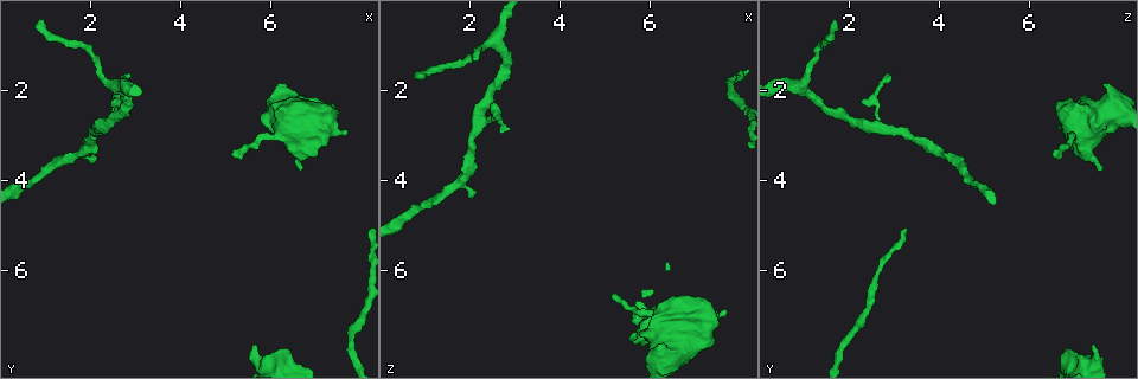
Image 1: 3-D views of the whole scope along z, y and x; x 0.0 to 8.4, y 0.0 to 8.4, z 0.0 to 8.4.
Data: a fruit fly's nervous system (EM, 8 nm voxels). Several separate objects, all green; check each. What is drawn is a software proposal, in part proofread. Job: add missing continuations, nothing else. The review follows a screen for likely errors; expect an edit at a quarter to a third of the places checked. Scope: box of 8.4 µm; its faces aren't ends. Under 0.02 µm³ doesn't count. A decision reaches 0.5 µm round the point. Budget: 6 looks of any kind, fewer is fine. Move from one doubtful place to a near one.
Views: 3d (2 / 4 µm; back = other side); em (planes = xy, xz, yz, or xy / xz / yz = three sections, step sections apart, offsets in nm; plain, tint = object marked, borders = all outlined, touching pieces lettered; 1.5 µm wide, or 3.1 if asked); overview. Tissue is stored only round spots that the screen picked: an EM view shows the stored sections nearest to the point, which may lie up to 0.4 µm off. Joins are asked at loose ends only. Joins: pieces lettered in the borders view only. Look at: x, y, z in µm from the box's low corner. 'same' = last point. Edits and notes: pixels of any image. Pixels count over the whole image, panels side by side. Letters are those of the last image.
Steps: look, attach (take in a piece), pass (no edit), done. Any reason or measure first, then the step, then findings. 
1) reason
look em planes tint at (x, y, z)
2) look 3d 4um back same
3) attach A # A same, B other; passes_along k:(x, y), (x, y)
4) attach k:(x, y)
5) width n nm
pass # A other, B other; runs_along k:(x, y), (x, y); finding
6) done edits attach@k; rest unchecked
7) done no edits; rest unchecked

an open end
look 3d 4um at (5.20, 3.40, 6.50)

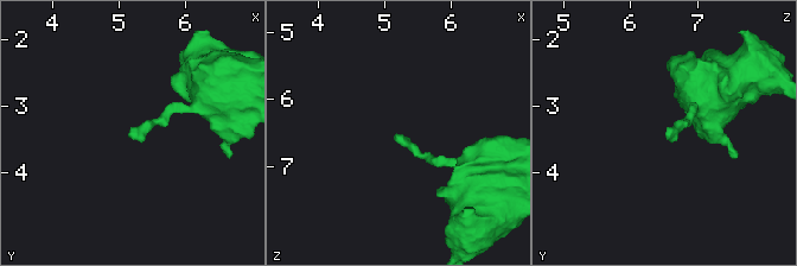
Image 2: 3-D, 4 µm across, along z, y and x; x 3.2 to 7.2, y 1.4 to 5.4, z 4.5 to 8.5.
need the tissue
look em xz step 4 borders at (5.15, 3.40, 6.55)

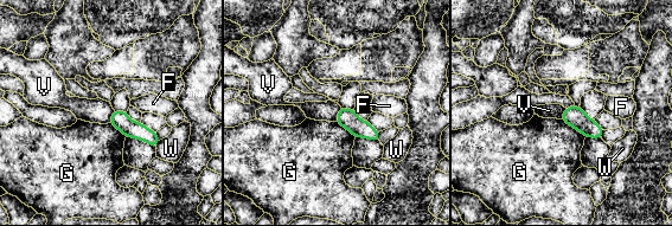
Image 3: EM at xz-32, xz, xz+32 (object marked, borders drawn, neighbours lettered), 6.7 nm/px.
pass # F other, G other, V other, W other; none of them fits

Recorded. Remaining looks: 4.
an open end
look em planes borders at (6.20, 1.80, 7.65)

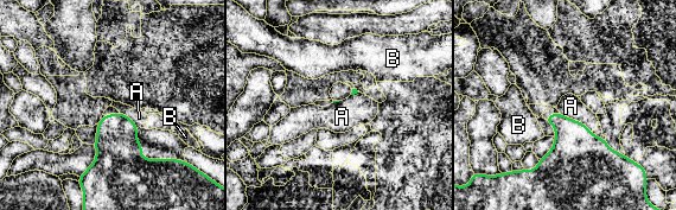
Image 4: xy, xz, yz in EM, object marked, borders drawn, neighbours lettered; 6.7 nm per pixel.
pass # A other, B other; border 4:(559, 113), (580, 121), (591, 132); none of them fits

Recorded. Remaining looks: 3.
free end
look em planes tint at (5.55, 7.70, 7.40)

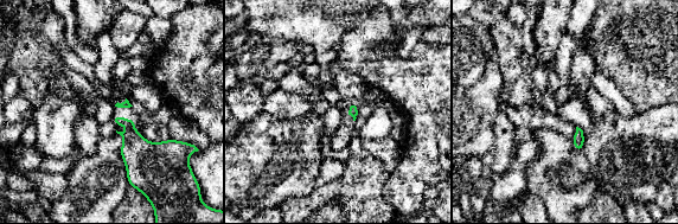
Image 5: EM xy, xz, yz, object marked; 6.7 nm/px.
look em planes borders same

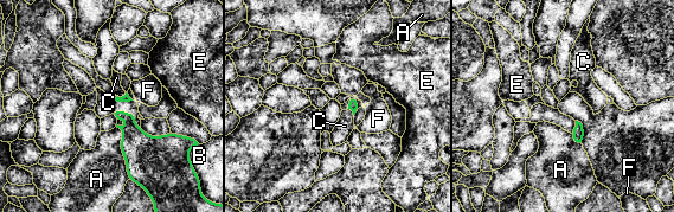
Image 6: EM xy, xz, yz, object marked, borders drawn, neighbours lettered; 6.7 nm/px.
attach 6:(345, 126) # A other, B other, C same, E other, F other; passes_along 6:(352, 106), (351, 109), (345, 126); it goes on there

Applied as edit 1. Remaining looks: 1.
done edits attach@6; rest unchecked

